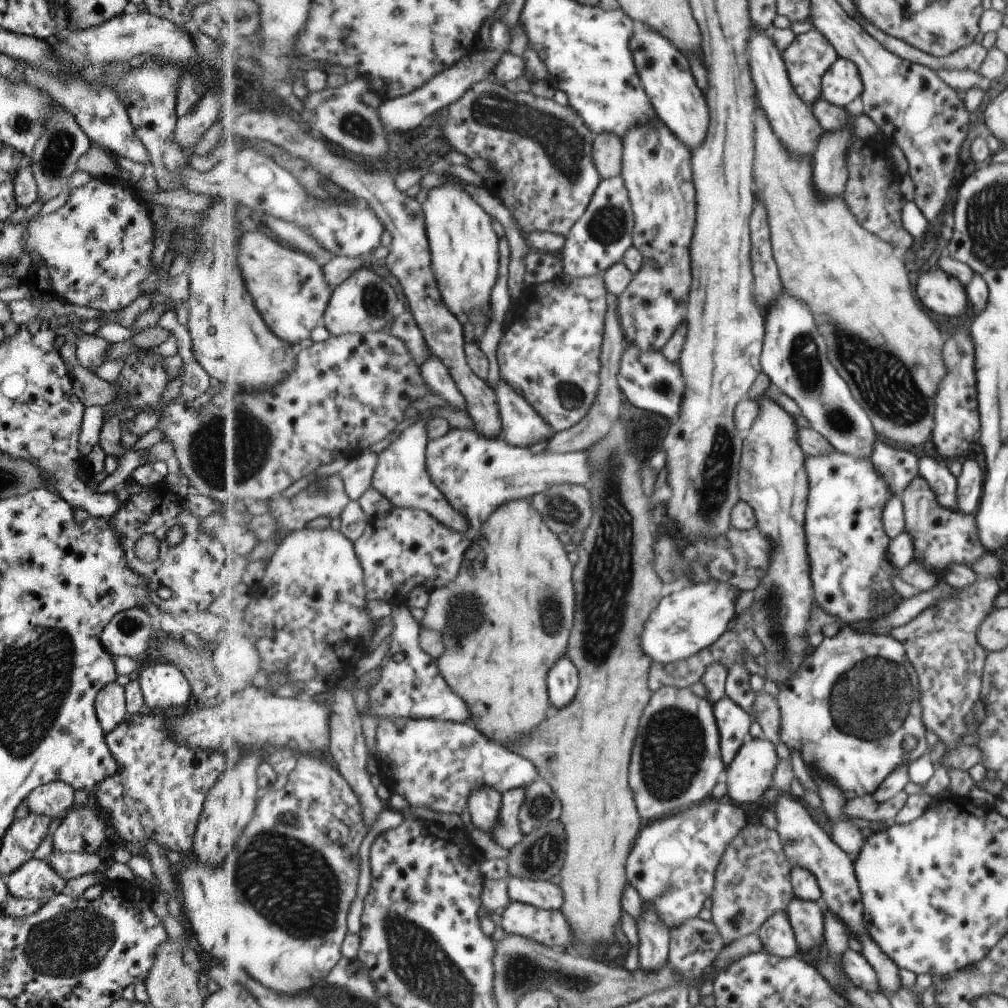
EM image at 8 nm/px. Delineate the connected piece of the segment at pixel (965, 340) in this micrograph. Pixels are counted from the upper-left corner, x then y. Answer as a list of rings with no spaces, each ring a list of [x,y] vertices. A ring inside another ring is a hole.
[[[960,326],[952,328],[949,339],[941,348],[941,360],[947,370],[941,380],[941,388],[937,388],[937,428],[933,428],[933,446],[937,454],[943,458],[962,457],[969,444],[975,440],[979,430],[980,418],[977,418],[975,404],[975,380],[973,378],[973,344],[972,336],[967,336]]]

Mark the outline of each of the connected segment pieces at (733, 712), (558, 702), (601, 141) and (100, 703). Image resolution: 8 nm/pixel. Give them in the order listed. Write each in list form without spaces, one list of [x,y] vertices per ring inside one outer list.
[[[729,697],[719,700],[715,704],[715,710],[721,732],[721,754],[728,766],[751,738],[750,730],[755,720]]]
[[[568,655],[549,672],[548,692],[554,710],[568,707],[580,691],[580,670]]]
[[[611,132],[596,134],[593,160],[600,170],[601,178],[613,179],[624,172],[624,142]]]
[[[114,681],[101,688],[97,692],[94,708],[103,734],[109,734],[125,718],[126,704],[123,687]]]

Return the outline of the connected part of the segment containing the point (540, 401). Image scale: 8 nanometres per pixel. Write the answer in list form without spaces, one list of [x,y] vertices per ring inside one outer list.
[[[561,275],[549,283],[539,286],[528,286],[518,302],[515,304],[512,324],[506,329],[498,350],[499,367],[501,368],[501,378],[507,380],[519,393],[524,394],[524,398],[531,404],[537,412],[544,417],[544,420],[556,431],[565,431],[581,423],[589,412],[592,411],[593,404],[597,401],[601,388],[601,356],[604,347],[604,335],[606,330],[606,320],[608,319],[608,289],[604,278],[601,276],[578,277]]]

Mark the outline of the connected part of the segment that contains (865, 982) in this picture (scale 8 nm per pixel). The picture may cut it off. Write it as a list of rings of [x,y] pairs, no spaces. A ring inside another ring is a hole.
[[[847,950],[843,954],[843,971],[857,988],[863,988],[867,992],[882,992],[880,977],[861,952]]]

